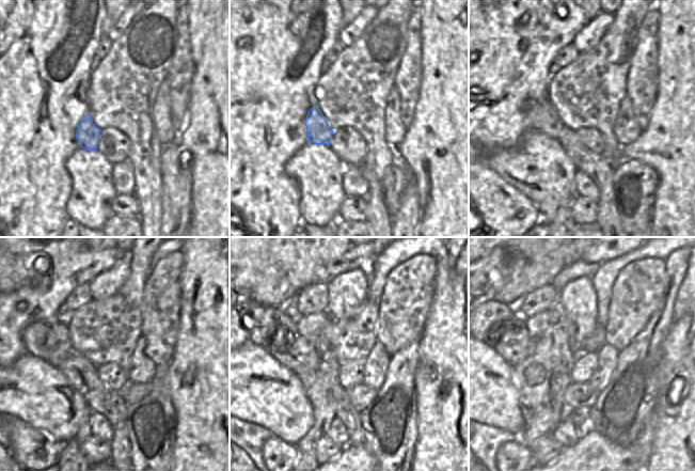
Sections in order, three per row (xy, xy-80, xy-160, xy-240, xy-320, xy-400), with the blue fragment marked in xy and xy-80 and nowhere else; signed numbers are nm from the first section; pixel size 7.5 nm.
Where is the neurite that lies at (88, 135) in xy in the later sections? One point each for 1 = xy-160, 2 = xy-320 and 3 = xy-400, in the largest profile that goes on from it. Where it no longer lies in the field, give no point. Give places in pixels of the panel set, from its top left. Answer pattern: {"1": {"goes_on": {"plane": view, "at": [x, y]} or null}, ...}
{"1": {"goes_on": {"plane": "xy-160", "at": [542, 116]}}, "2": {"goes_on": {"plane": "xy-320", "at": [267, 319]}}, "3": {"goes_on": {"plane": "xy-400", "at": [490, 313]}}}

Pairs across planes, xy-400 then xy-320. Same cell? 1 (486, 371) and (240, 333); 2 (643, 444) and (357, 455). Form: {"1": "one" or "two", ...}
{"1": "two", "2": "one"}

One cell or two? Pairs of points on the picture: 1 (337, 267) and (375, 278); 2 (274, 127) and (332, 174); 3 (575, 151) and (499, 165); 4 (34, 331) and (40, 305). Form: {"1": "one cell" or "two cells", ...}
{"1": "two cells", "2": "two cells", "3": "two cells", "4": "two cells"}

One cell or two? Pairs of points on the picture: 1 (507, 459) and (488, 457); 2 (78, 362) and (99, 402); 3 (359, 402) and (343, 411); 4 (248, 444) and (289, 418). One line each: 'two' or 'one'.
1: two
2: one
3: two
4: two

